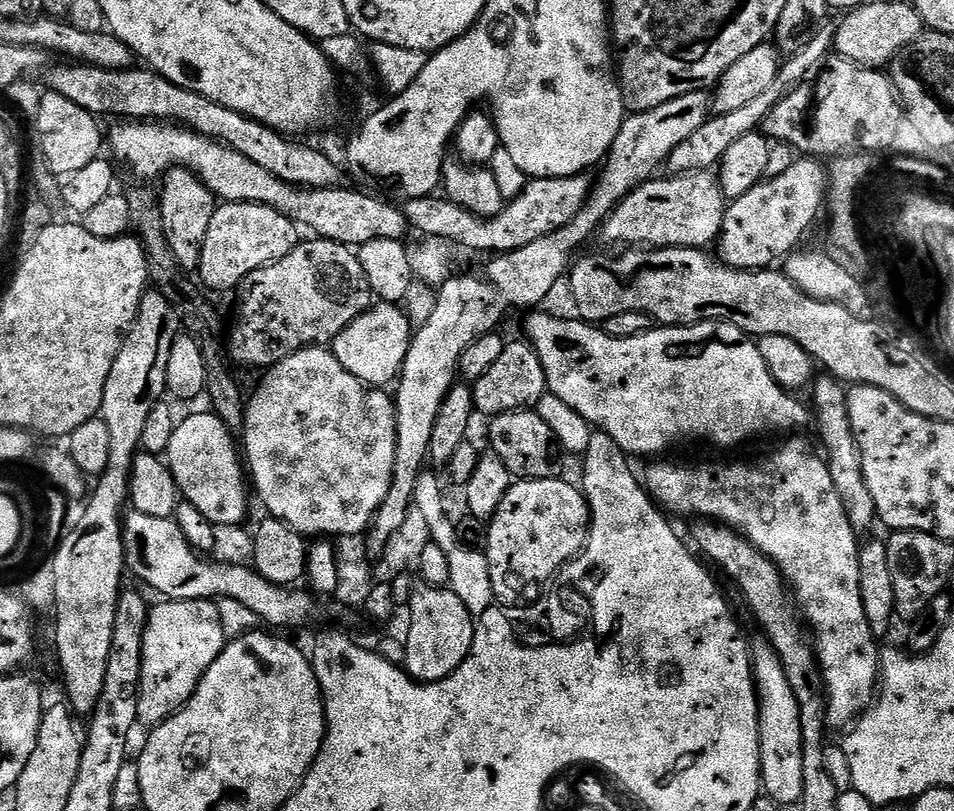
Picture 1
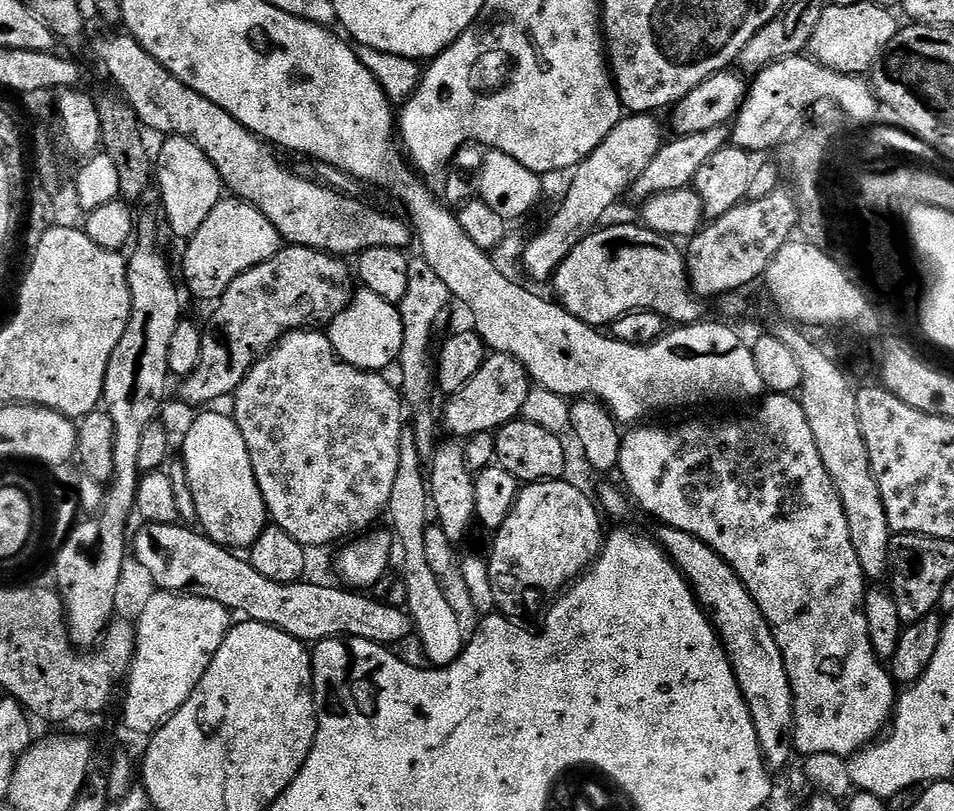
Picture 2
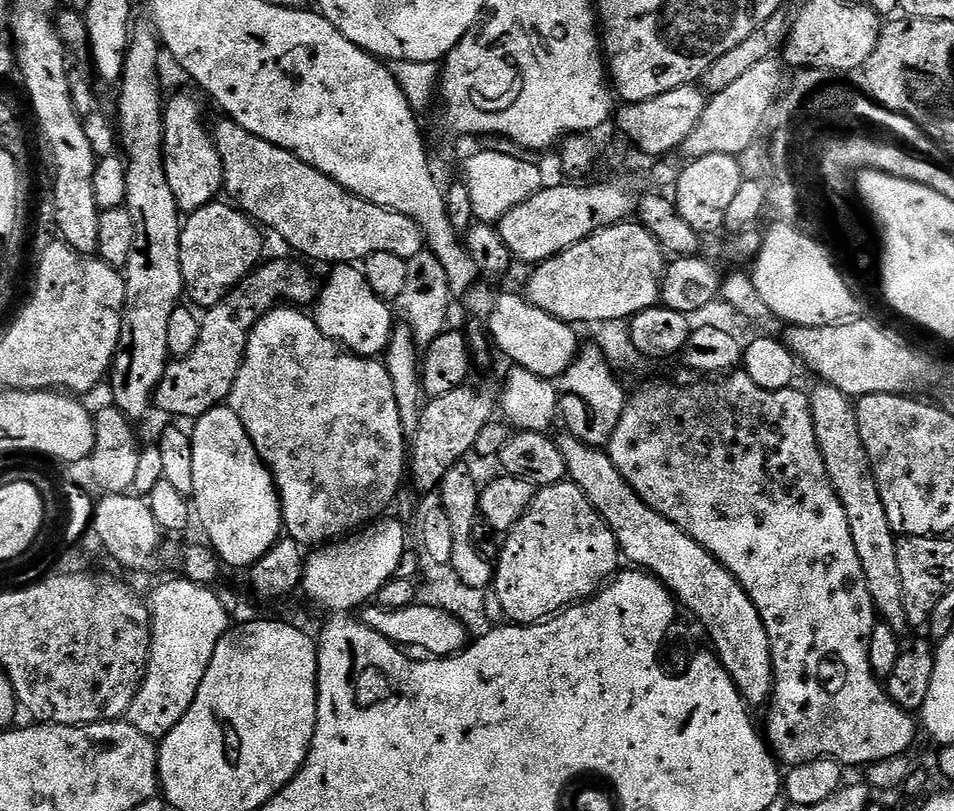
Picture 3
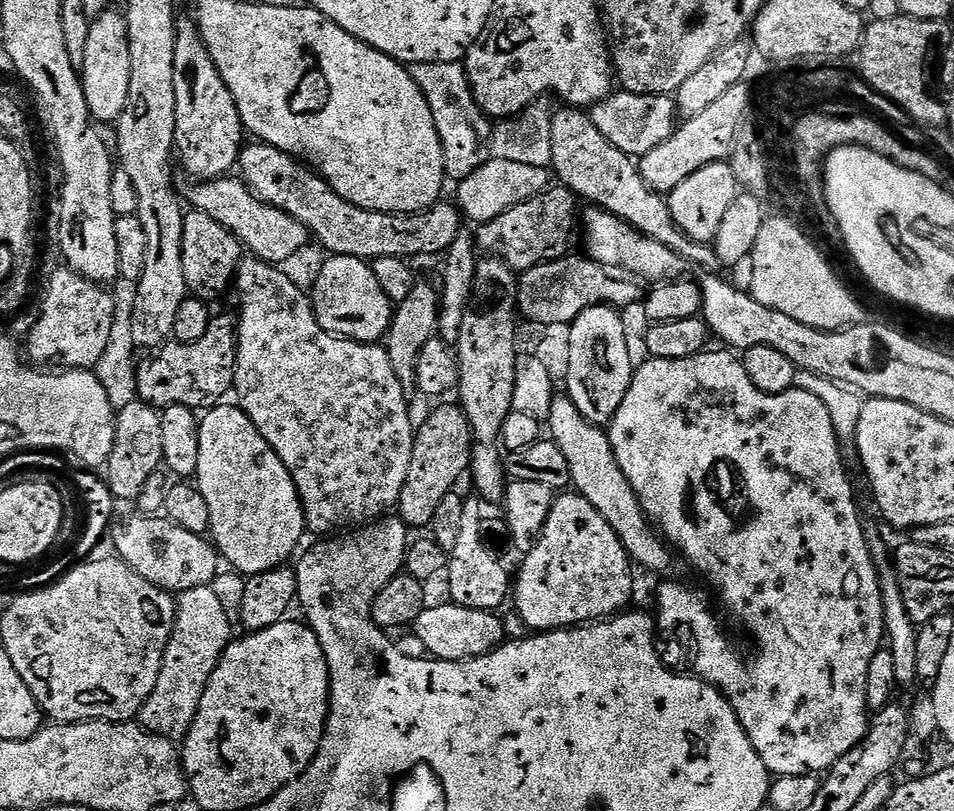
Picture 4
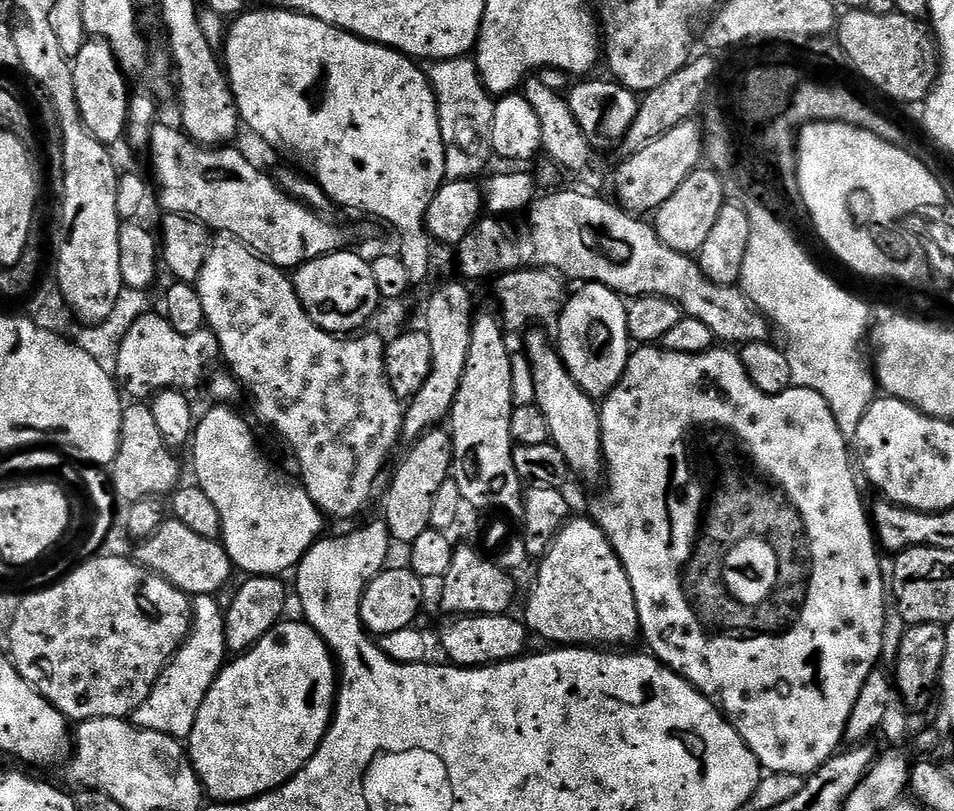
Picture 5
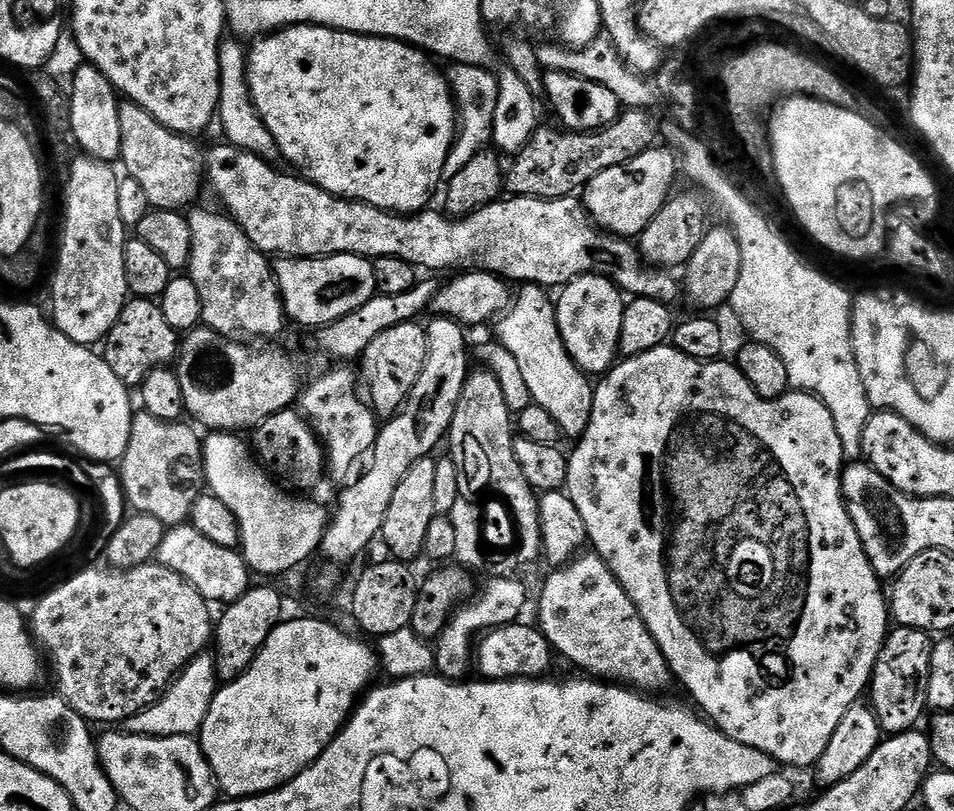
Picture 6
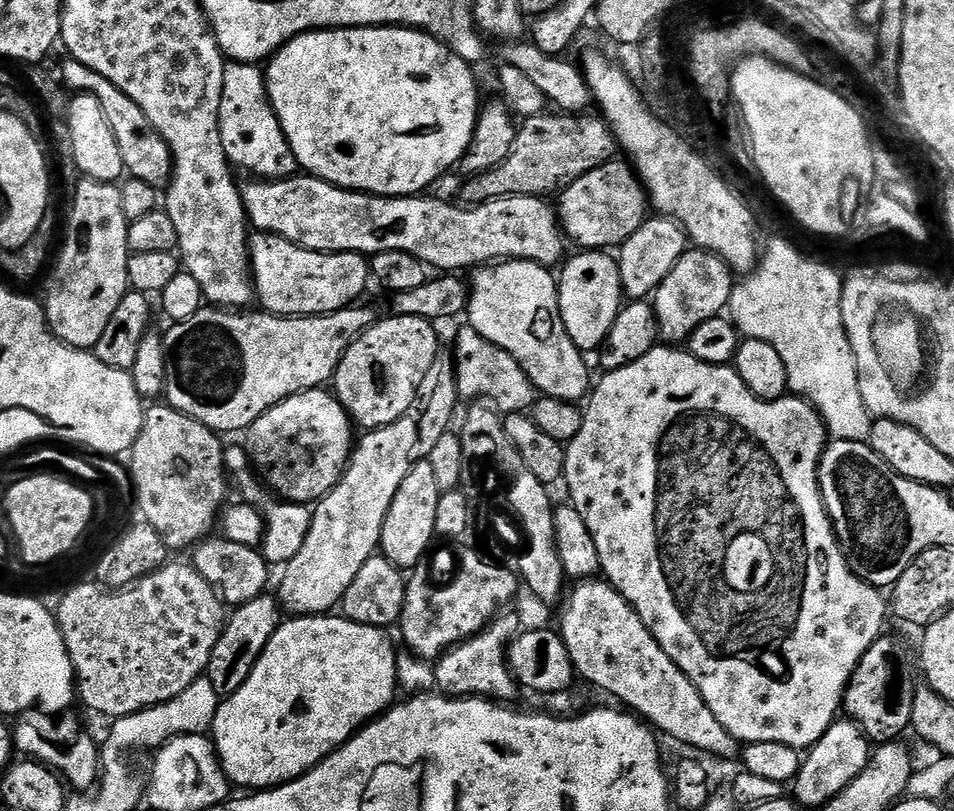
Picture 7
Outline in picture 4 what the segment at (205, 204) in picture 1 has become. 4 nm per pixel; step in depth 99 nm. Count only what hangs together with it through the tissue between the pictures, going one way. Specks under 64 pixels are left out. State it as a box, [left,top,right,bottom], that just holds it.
[174,18,246,178]

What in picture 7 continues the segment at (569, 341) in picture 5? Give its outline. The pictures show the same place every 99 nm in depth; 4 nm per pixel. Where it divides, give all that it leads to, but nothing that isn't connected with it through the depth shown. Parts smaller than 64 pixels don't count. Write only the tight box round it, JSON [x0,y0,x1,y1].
[558,250,622,354]

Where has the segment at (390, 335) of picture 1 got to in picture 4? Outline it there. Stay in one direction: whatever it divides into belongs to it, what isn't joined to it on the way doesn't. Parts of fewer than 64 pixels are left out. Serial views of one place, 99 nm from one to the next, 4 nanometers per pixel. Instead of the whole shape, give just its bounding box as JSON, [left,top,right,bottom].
[310,255,394,344]

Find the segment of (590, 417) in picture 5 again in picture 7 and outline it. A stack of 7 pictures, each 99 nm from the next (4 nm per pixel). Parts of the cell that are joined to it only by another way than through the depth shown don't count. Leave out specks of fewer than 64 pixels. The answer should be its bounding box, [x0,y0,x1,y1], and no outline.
[466,260,590,402]

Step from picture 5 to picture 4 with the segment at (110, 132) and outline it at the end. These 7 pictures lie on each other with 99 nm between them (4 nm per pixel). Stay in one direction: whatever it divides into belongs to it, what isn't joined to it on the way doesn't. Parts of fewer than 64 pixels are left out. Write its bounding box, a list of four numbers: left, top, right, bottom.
[78,6,130,125]

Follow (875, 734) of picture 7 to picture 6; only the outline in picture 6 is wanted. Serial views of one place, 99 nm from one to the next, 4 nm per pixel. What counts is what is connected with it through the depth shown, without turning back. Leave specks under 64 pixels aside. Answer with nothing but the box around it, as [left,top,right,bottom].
[870,627,933,734]

